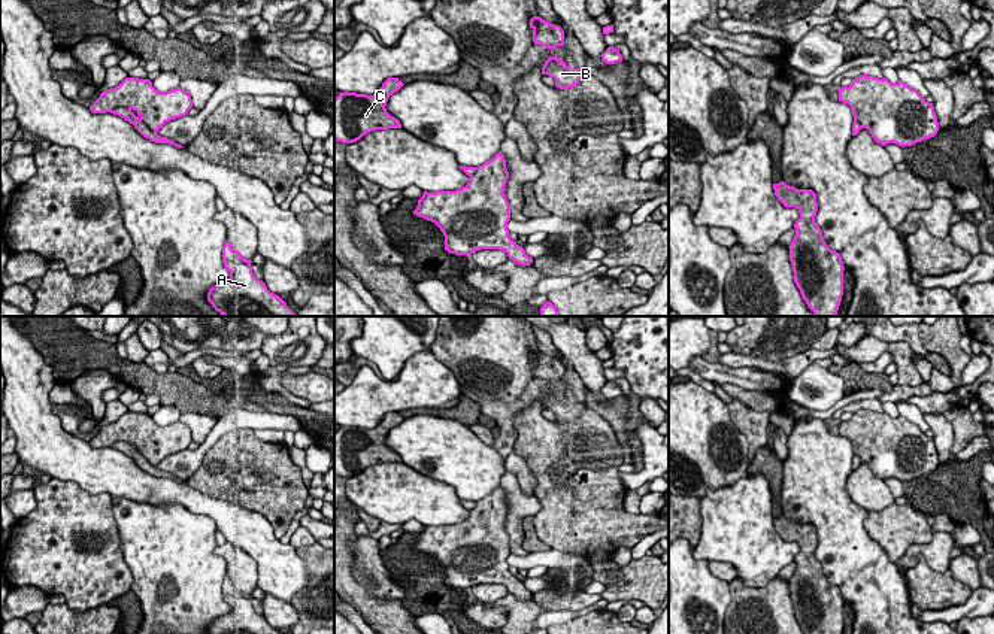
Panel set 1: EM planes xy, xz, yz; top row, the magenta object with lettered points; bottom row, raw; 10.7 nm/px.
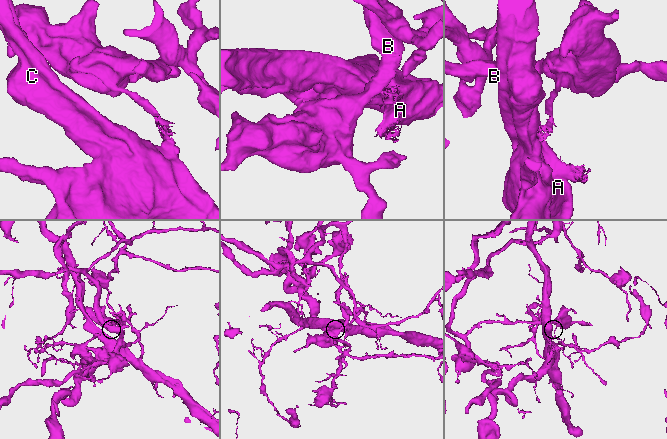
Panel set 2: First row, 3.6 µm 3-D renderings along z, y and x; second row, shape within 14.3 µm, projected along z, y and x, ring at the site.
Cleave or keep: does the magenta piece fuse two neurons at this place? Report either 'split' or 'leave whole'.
split

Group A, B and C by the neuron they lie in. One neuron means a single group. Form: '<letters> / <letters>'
A C / B

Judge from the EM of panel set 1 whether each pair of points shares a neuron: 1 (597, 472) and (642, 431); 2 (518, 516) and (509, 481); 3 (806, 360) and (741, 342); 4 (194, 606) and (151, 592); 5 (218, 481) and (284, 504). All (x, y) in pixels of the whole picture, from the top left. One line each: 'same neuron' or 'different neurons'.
1: different neurons
2: same neuron
3: different neurons
4: same neuron
5: same neuron

